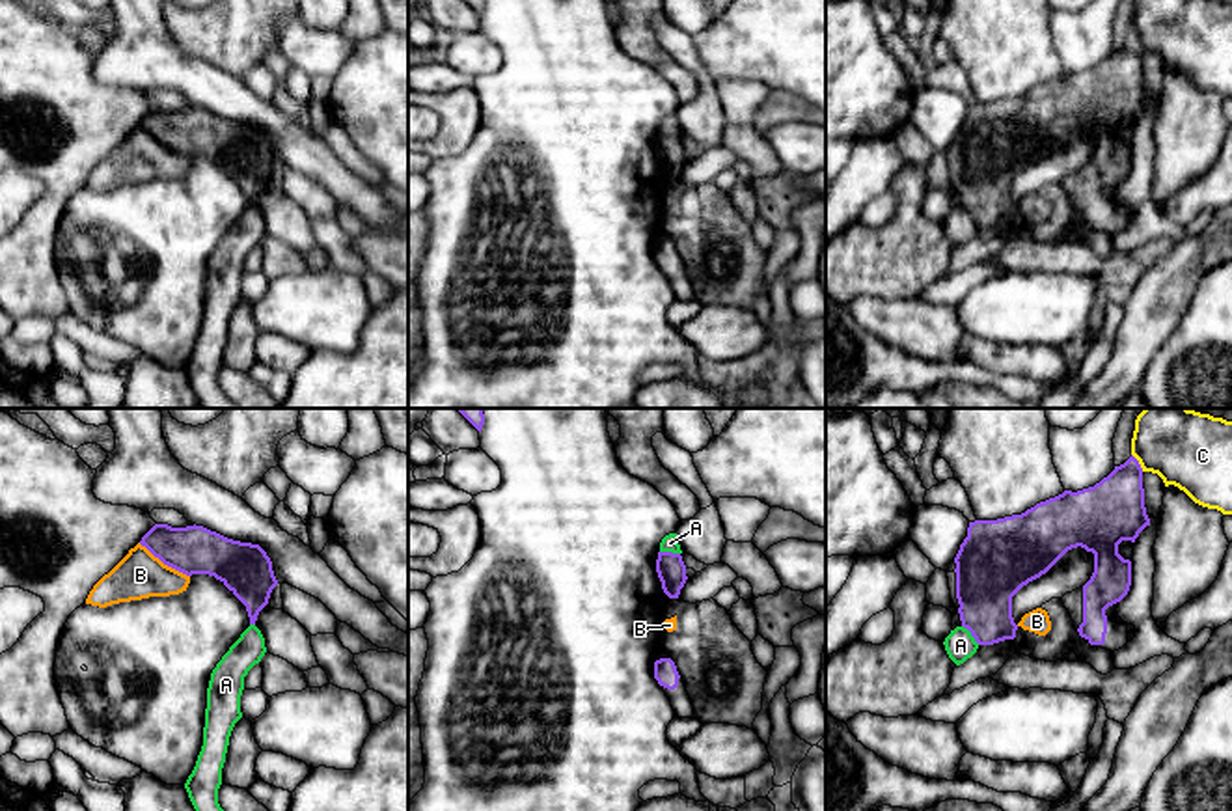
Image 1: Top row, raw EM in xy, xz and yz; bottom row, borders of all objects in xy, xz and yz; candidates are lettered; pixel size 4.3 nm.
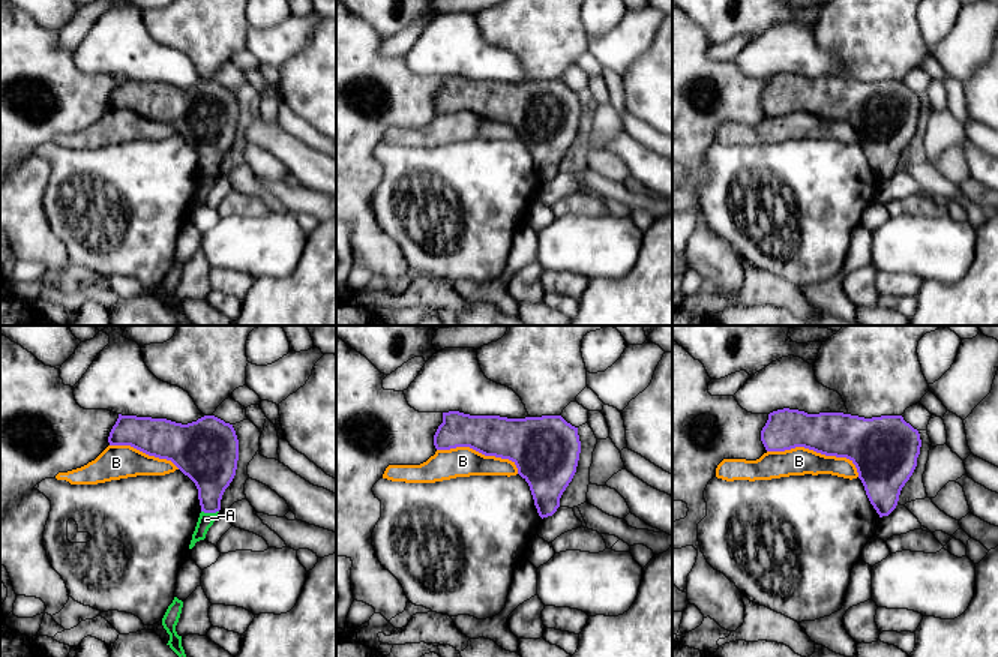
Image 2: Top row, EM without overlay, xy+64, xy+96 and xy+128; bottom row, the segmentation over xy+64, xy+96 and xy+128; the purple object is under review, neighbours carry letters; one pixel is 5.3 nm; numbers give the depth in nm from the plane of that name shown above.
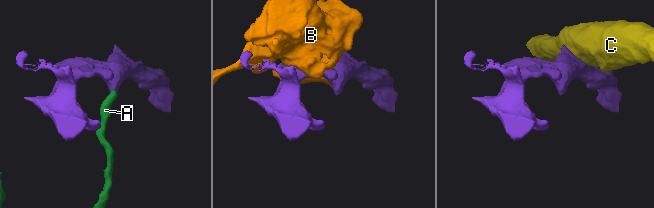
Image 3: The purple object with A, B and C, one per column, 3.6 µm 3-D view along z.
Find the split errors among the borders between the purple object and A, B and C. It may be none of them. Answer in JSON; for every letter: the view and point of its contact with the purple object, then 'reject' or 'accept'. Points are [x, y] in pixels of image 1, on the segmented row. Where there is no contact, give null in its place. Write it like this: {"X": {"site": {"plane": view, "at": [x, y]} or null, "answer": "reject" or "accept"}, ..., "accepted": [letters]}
{"A": {"site": {"plane": "yz", "at": [971, 634]}, "answer": "reject"}, "B": {"site": {"plane": "xy", "at": [164, 563]}, "answer": "reject"}, "C": {"site": {"plane": "yz", "at": [1137, 463]}, "answer": "reject"}, "accepted": []}

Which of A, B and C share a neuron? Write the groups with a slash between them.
A / B / C

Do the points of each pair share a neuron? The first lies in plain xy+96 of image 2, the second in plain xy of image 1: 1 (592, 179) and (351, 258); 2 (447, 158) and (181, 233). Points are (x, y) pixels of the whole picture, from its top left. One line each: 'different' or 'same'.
1: different
2: same

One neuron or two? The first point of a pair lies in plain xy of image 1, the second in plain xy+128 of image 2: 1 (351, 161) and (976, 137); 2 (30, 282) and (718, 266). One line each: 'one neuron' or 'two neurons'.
1: one neuron
2: one neuron

